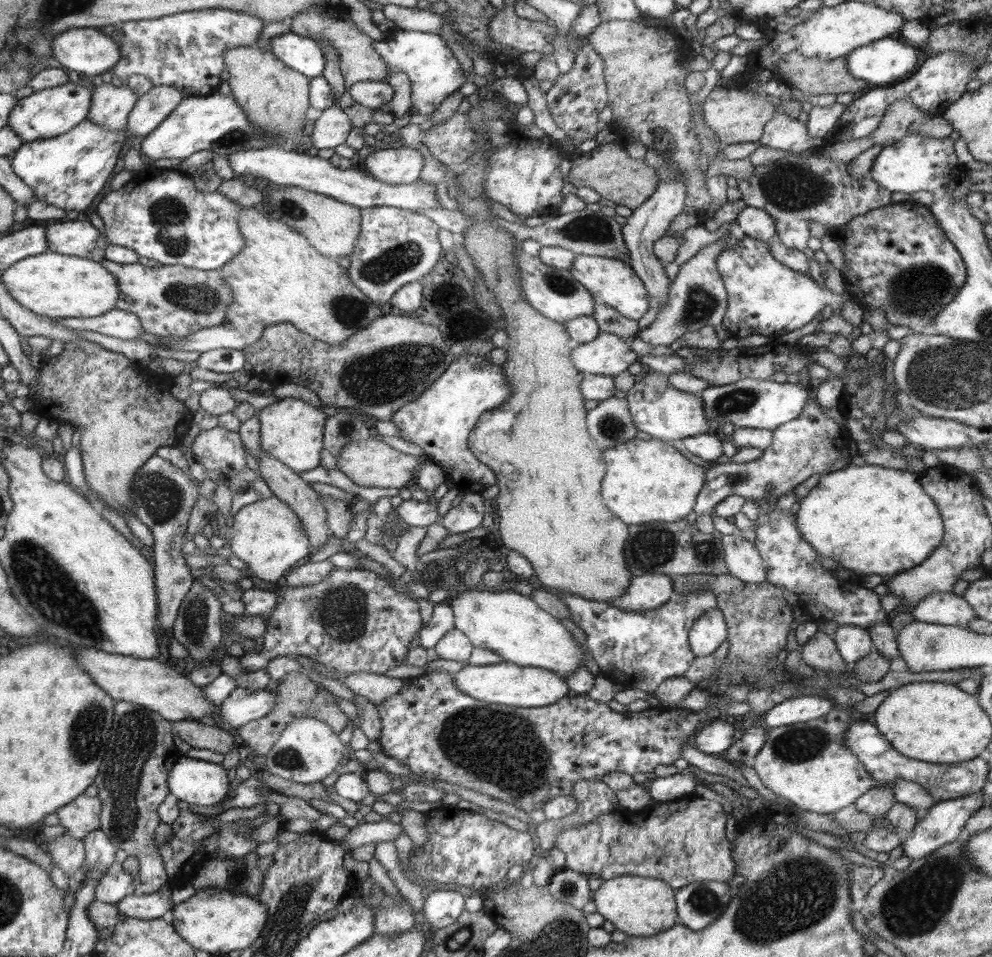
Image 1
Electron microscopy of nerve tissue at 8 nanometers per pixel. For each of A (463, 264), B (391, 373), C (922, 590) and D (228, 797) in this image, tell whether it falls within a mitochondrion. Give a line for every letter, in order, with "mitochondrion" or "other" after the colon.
A: other
B: mitochondrion
C: mitochondrion
D: other

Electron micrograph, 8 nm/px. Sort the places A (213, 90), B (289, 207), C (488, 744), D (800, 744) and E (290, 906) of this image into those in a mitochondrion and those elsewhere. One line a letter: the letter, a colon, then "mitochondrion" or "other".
A: other
B: mitochondrion
C: mitochondrion
D: mitochondrion
E: mitochondrion

